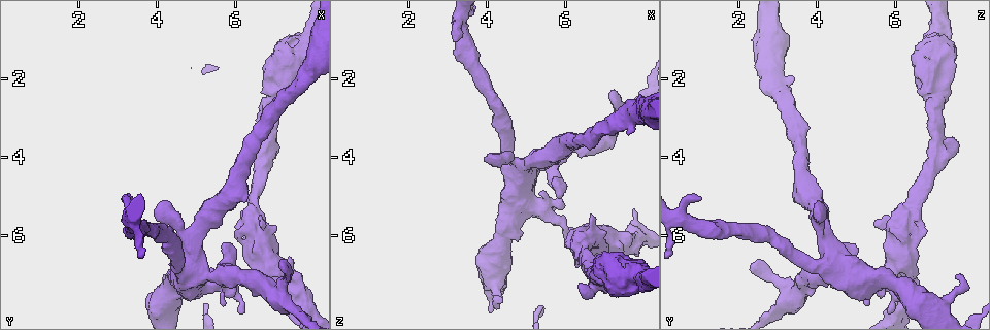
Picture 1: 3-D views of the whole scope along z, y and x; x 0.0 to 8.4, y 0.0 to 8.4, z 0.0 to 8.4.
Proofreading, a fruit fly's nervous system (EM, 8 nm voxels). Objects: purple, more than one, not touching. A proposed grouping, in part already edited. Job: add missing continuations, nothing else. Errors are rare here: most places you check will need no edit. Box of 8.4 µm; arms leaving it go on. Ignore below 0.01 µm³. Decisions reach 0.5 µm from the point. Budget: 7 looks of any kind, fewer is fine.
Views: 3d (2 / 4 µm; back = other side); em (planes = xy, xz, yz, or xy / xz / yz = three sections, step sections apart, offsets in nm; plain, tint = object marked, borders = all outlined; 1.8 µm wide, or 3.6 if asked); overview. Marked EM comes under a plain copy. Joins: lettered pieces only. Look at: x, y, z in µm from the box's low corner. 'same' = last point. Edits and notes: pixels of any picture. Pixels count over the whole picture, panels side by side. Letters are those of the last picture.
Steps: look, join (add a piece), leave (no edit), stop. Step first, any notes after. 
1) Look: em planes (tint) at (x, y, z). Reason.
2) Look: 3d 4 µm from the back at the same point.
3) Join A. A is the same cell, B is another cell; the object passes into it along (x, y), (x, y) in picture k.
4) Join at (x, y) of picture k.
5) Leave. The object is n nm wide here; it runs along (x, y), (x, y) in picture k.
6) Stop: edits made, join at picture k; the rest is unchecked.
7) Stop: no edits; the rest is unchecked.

Look: 3d 4 µm at (7.15, 2.10, 6.90). Sharp bend.

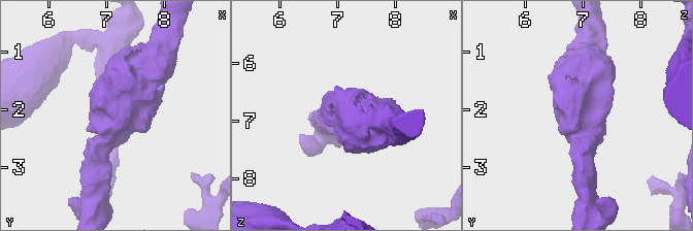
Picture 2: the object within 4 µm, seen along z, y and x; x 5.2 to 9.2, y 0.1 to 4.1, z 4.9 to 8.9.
Look: em 3.6 µm xz step 4 (tint) at (7.10, 2.15, 6.90).

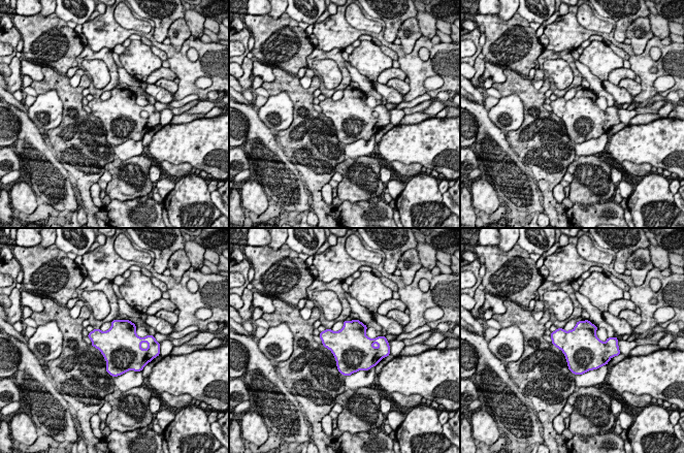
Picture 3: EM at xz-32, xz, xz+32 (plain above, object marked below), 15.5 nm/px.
Look: em 3.6 µm planes (borders) at the same point.

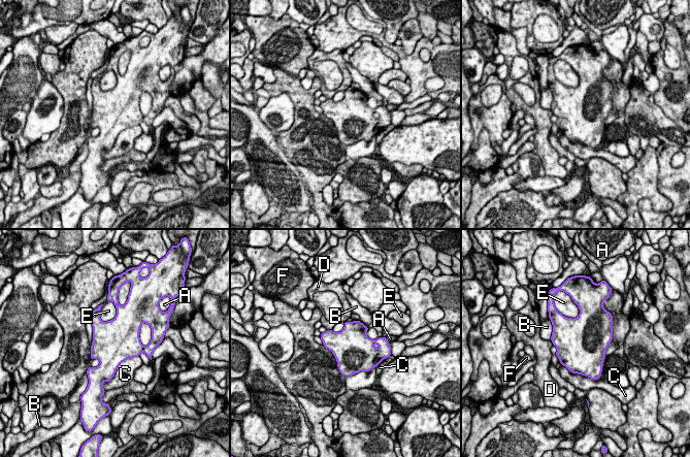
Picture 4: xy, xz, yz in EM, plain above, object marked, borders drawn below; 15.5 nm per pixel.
Leave. The longest contact is with C, 600 nm; A, B, C, D, E and F are other cells; a border runs along (138, 356), (125, 359), (110, 380) in picture 4; no lettered piece goes on from it.

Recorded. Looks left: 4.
Look: 3d 4 µm at (6.70, 5.70, 5.45). Free end.

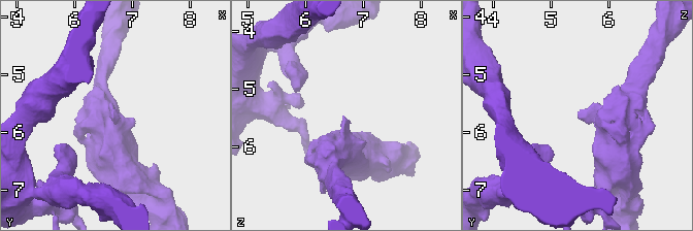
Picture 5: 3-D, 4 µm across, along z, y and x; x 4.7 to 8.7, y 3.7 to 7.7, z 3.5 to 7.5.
Look: em xz step 16 (tint) at (6.65, 5.70, 5.45).

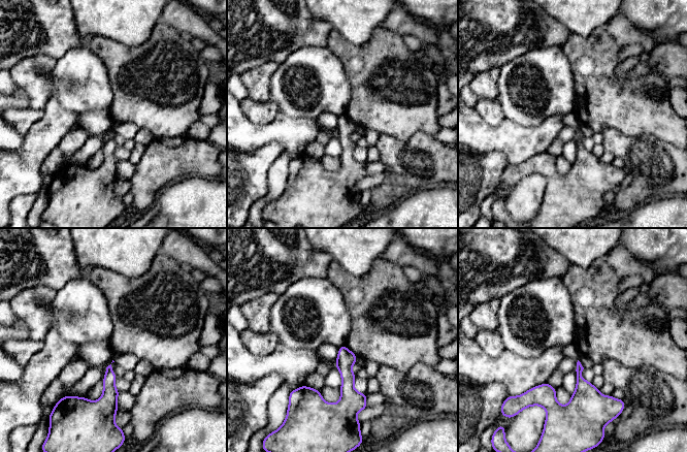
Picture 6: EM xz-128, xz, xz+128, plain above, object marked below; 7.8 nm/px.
Look: em planes (borders) at the same point. Cut it another way.

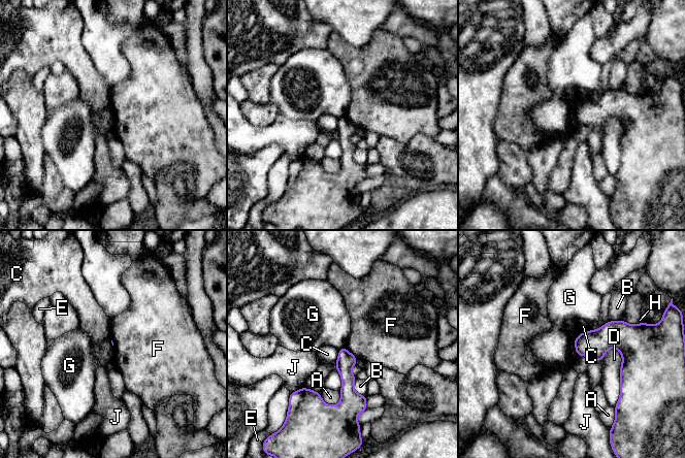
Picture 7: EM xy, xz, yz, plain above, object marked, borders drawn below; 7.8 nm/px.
Leave. A, B, C, D, E, F, G, H and J are other cells; a border runs along (573, 341), (576, 348), (576, 355) in picture 7; no lettered piece goes on from it.

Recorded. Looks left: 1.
Look: em planes (borders) at (7.20, 6.75, 2.25). Free end.

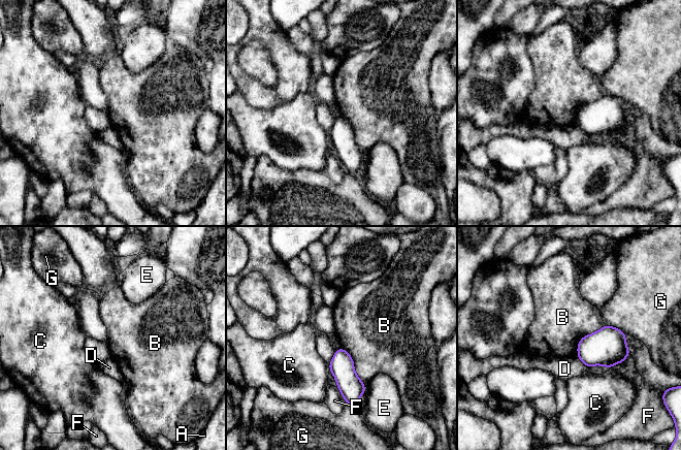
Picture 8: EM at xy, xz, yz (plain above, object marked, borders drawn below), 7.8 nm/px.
Leave. The longest contact is with B, 360 nm; A, B, C, D, E, F and G are other cells; a border runs along (341, 346), (364, 384) in picture 8; no lettered piece goes on from it.

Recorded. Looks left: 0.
Stop: no edits; the rest is unchecked.

